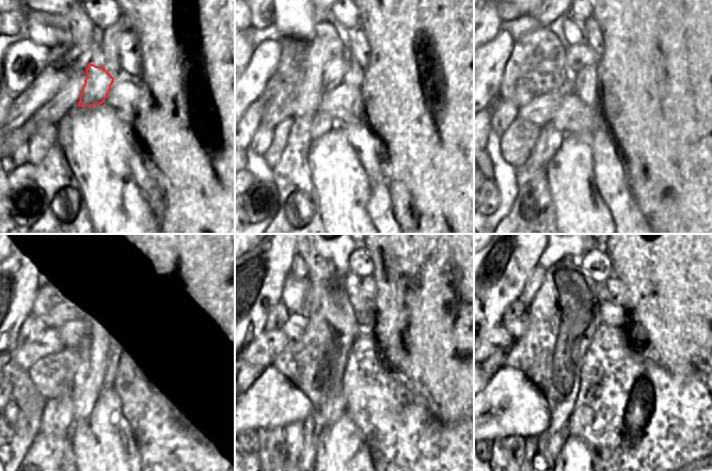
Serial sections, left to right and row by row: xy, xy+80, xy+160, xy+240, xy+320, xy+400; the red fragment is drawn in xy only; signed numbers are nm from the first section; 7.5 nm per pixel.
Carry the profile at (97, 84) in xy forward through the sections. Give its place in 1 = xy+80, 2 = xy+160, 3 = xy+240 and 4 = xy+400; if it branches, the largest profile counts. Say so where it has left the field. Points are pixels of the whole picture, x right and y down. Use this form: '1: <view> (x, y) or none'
1: xy+80 (323, 121)
2: xy+160 (550, 139)
3: xy+240 (58, 414)
4: xy+400 (531, 442)

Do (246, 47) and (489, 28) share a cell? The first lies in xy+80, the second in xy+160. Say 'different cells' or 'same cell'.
same cell

